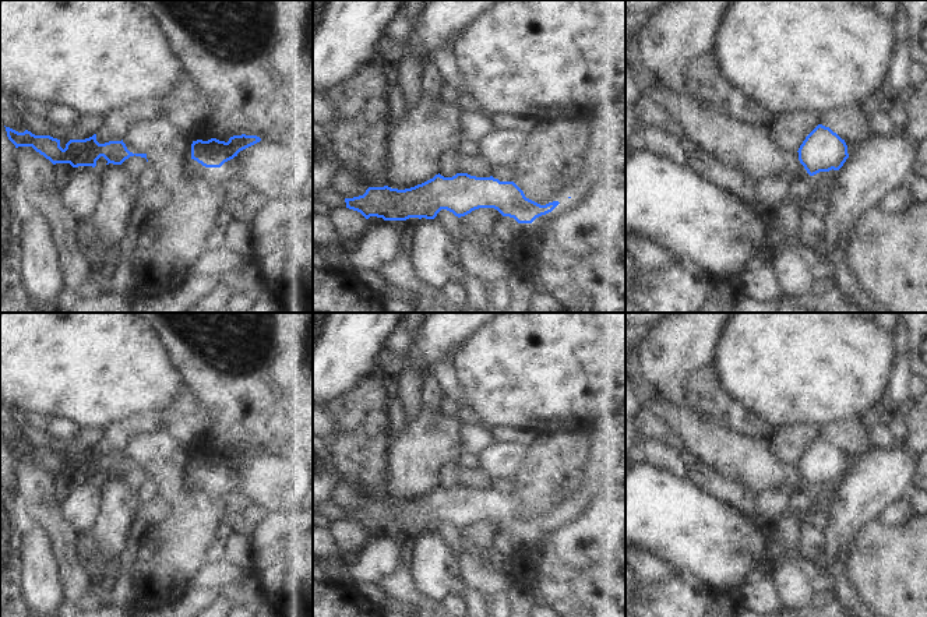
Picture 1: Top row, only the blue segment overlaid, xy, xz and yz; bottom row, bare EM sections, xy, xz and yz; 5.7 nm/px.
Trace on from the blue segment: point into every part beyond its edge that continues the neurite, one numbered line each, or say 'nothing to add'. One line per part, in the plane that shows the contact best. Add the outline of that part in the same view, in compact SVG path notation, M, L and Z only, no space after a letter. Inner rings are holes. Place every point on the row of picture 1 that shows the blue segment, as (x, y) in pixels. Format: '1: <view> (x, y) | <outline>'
nothing to add

